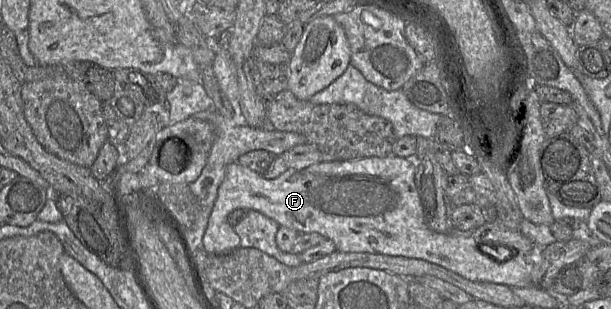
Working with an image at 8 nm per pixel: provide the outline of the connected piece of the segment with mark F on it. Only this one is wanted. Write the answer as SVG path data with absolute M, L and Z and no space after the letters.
M395 155L387 156L384 158L364 157L360 159L352 159L352 160L347 160L347 161L320 162L320 163L308 166L306 168L303 168L303 169L288 168L284 173L282 173L280 176L274 179L266 179L262 176L262 174L259 174L245 166L242 166L238 162L231 163L227 166L224 180L222 181L218 189L217 199L214 203L214 207L209 218L208 226L203 237L203 248L208 253L211 253L213 255L220 255L220 254L224 254L227 252L231 252L240 247L241 239L238 236L238 234L234 231L234 229L229 225L227 221L227 217L233 210L241 208L241 209L249 209L249 210L258 211L264 214L265 216L275 220L280 226L285 226L287 228L296 230L299 233L310 233L310 232L319 233L325 238L330 239L334 242L336 246L336 251L382 254L382 255L389 255L389 256L401 256L401 257L412 258L412 259L420 259L420 260L424 260L424 261L439 265L447 270L455 272L456 274L466 279L476 281L476 282L497 283L497 284L507 285L511 288L535 286L533 285L532 272L533 272L533 267L534 267L534 257L536 255L537 246L535 246L535 252L529 253L526 255L521 255L517 252L513 253L508 248L501 247L501 249L504 250L505 253L500 253L500 257L504 257L508 253L508 258L504 261L496 261L499 255L496 255L495 253L492 253L491 251L487 251L485 247L498 249L497 247L493 247L487 244L479 245L478 242L469 234L458 231L456 229L453 229L453 231L448 234L437 233L429 229L424 219L423 207L422 207L421 200L420 200L420 197L419 197L419 194L417 192L417 188L415 185L415 173L416 173L416 164L414 163L412 159L402 158L402 157L398 157Z

